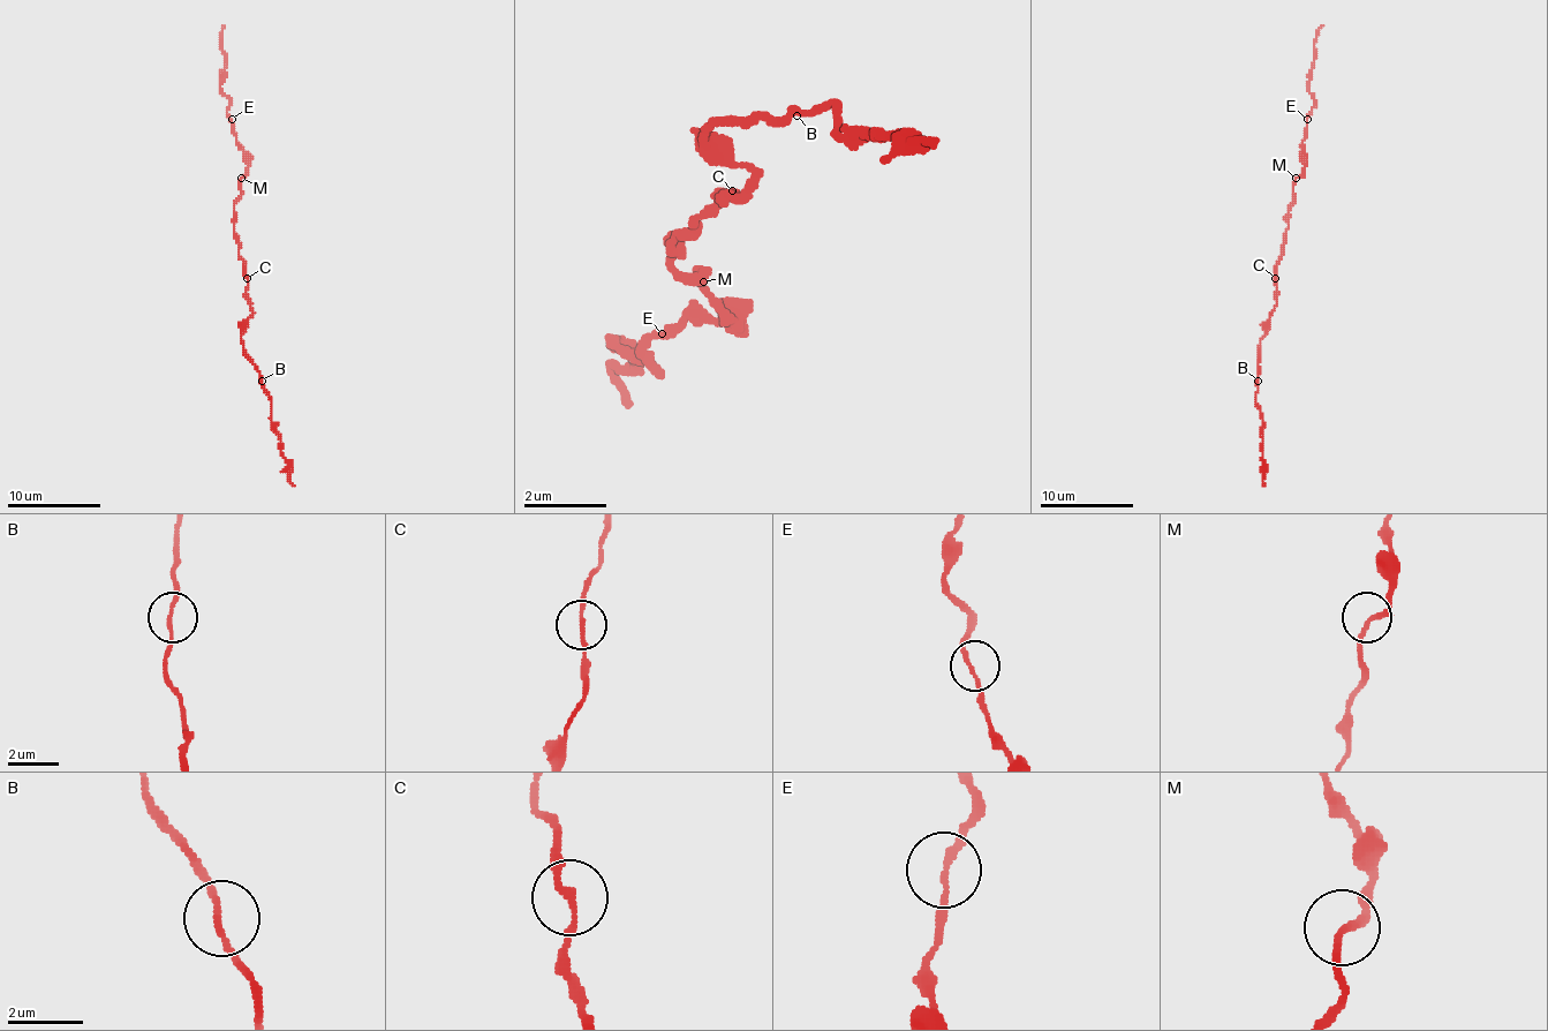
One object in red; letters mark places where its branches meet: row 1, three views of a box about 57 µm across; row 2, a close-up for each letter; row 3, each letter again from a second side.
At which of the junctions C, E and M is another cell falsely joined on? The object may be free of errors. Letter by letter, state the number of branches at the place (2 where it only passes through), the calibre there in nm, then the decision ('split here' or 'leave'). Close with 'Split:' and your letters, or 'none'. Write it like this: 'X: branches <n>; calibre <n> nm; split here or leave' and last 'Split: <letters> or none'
C: branches 2; calibre 160 nm; leave
E: branches 2; calibre 160 nm; leave
M: branches 2; calibre 160 nm; leave
Split: none

